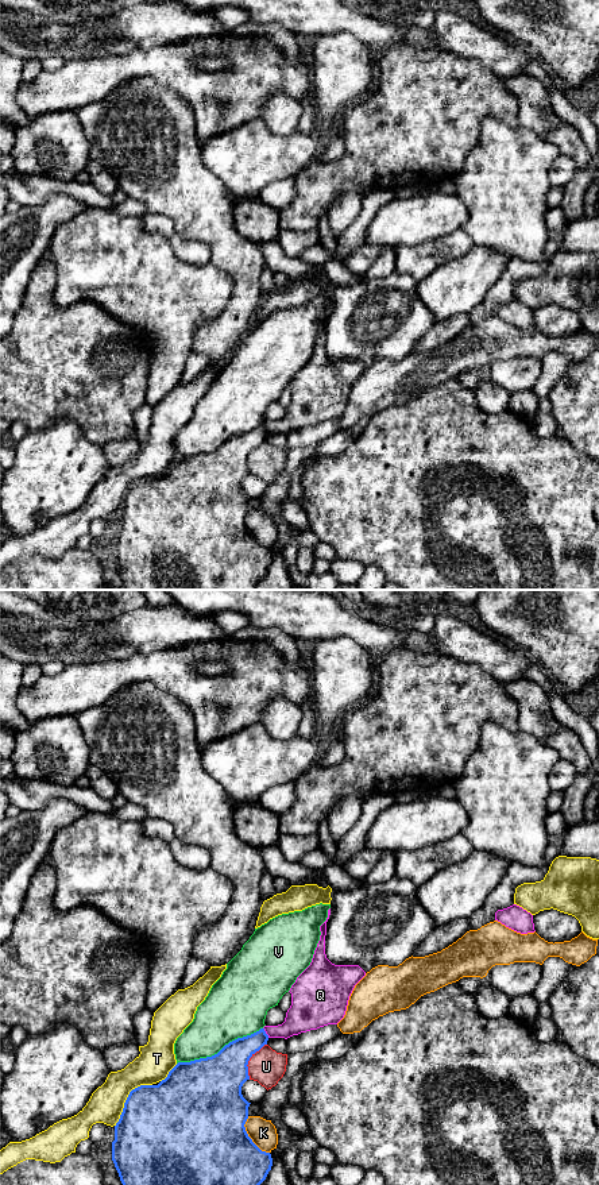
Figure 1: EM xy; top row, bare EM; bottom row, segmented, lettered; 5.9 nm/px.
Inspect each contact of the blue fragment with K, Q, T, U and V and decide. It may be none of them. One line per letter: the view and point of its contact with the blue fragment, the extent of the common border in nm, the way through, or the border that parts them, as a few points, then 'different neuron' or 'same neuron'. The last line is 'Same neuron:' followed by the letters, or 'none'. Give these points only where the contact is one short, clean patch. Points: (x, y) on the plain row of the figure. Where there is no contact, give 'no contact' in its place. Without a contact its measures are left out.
K: meets blue in xy at (248, 532); contact 260 nm long; different neuron
Q: meets blue in xy at (265, 428); contact 70 nm long; border along xy (263, 423), (269, 432); different neuron
T: meets blue in xy at (127, 494); contact 340 nm long; border along xy (151, 479), (140, 479), (130, 487), (115, 521); different neuron
U: meets blue in xy at (248, 455); contact 240 nm long; different neuron
V: meets blue in xy at (220, 446); contact 550 nm long; different neuron
Same neuron: none

